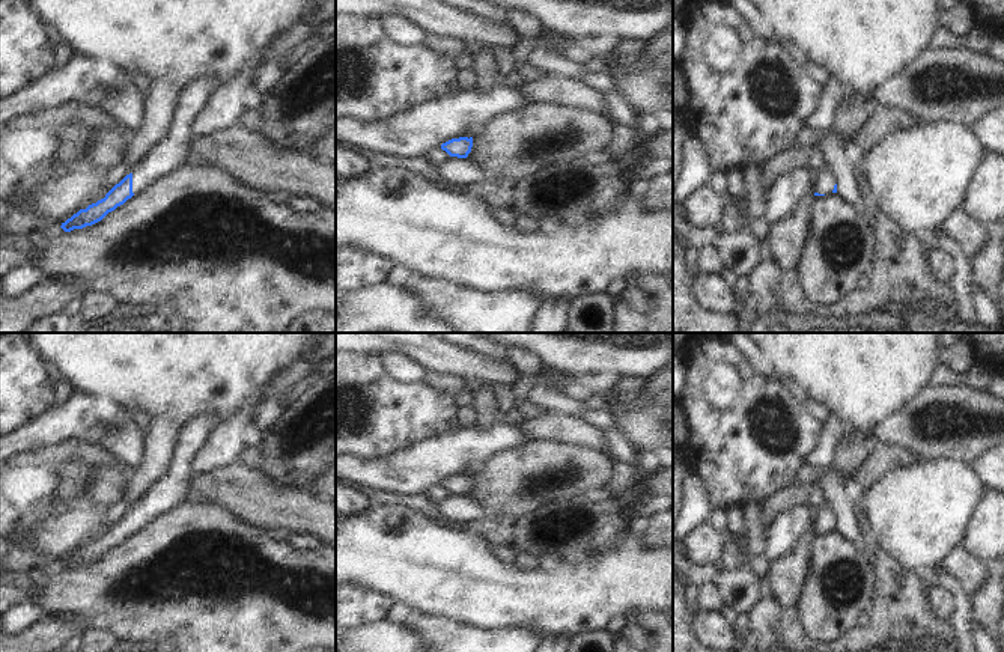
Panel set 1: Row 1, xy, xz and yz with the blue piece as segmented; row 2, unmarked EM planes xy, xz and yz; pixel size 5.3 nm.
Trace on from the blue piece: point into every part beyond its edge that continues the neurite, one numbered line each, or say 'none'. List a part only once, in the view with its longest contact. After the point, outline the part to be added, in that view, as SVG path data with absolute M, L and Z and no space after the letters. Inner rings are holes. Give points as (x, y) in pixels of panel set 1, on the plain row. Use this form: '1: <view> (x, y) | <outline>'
1: xy (172, 488) | M200 413L181 426L164 473L132 504L134 532L157 515L190 500L190 464L217 425L220 422L212 413Z

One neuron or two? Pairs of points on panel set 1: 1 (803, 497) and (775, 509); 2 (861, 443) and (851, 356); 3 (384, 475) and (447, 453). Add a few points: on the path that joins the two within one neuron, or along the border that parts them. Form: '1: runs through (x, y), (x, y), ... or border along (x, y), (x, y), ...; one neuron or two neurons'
1: runs through (797, 497), (787, 497), (781, 503); one neuron
2: border along (873, 431), (854, 434); two neurons
3: runs through (399, 473), (411, 472), (432, 461); one neuron

